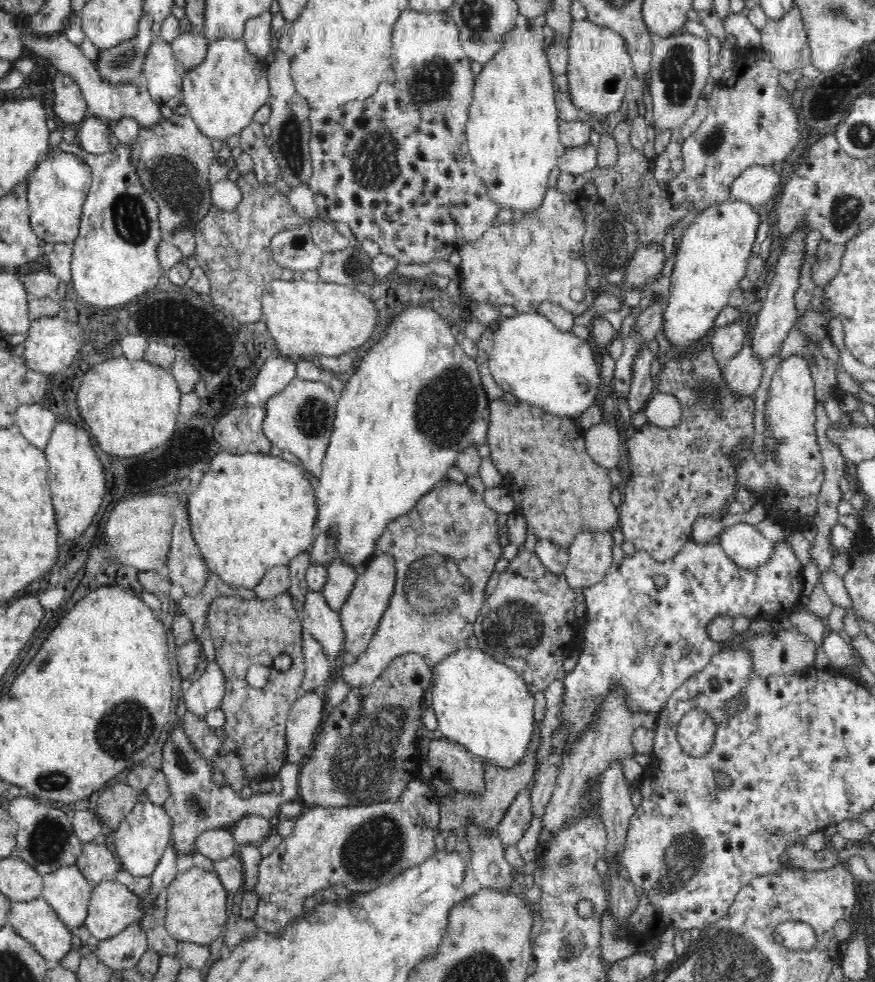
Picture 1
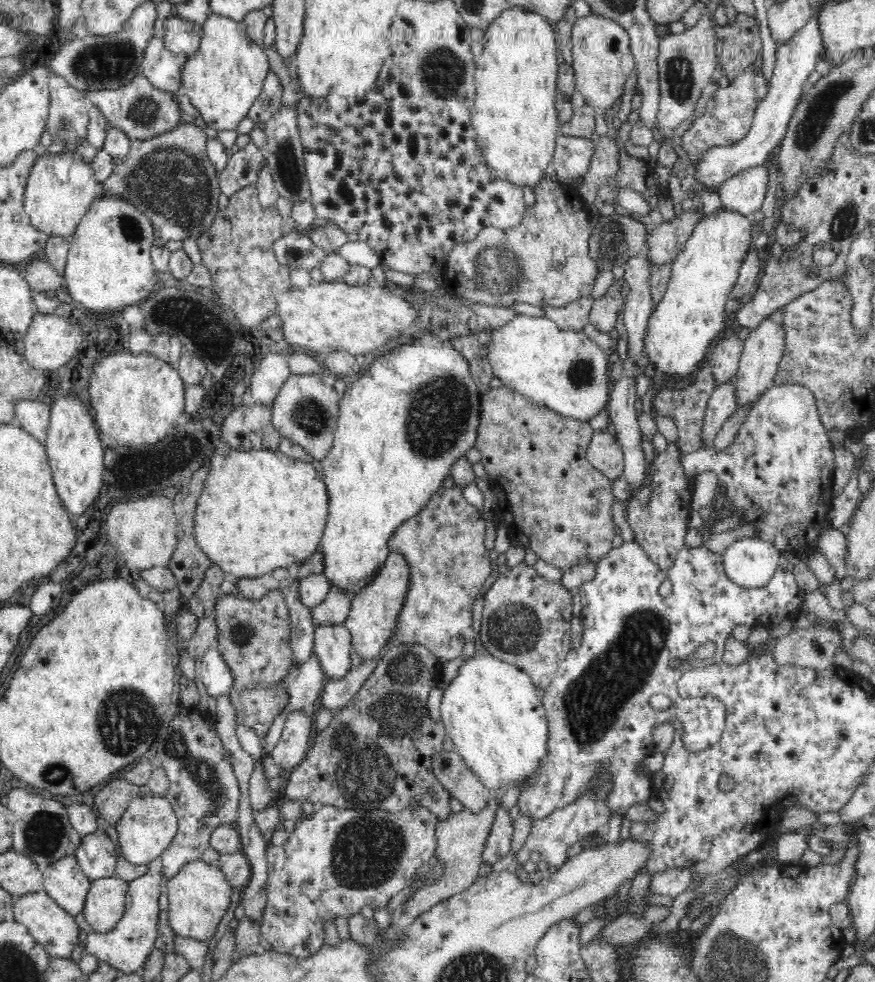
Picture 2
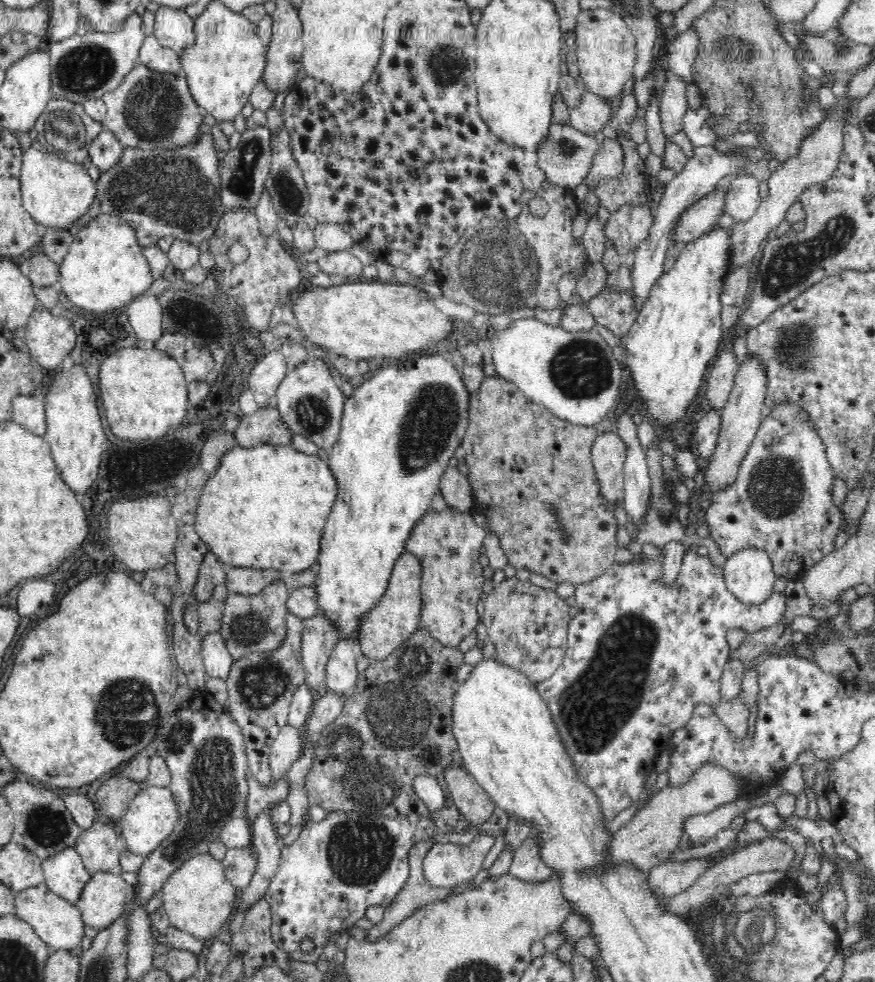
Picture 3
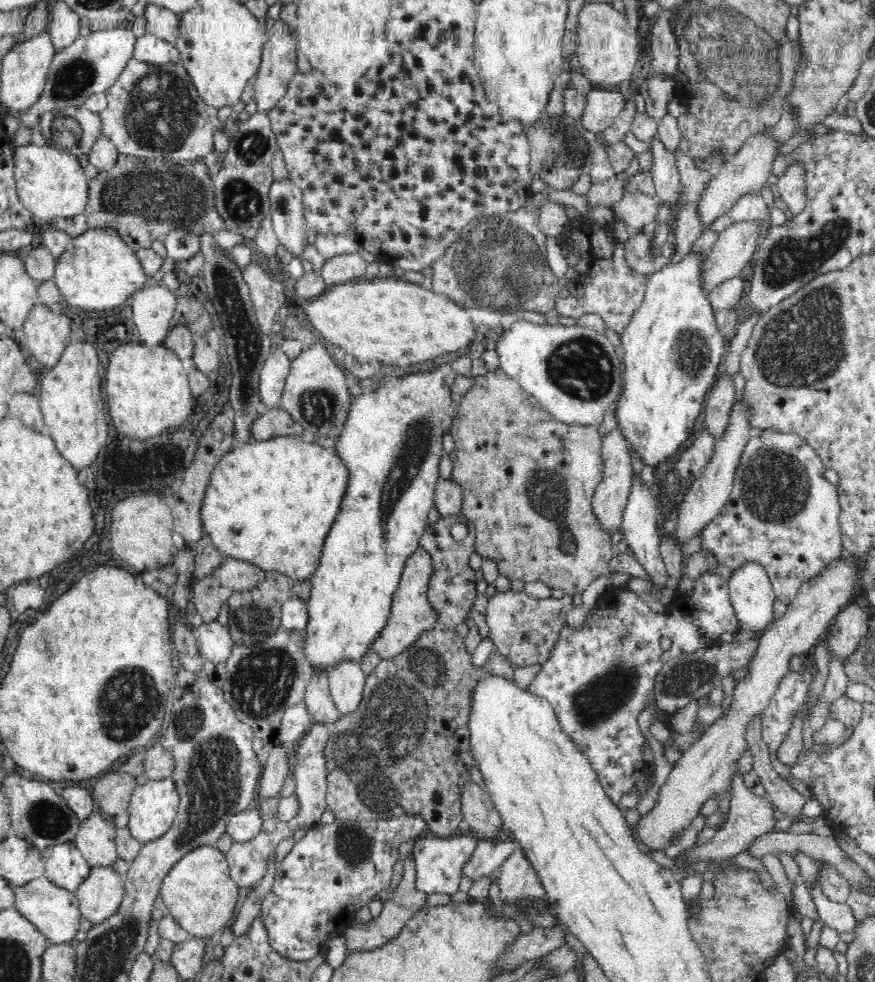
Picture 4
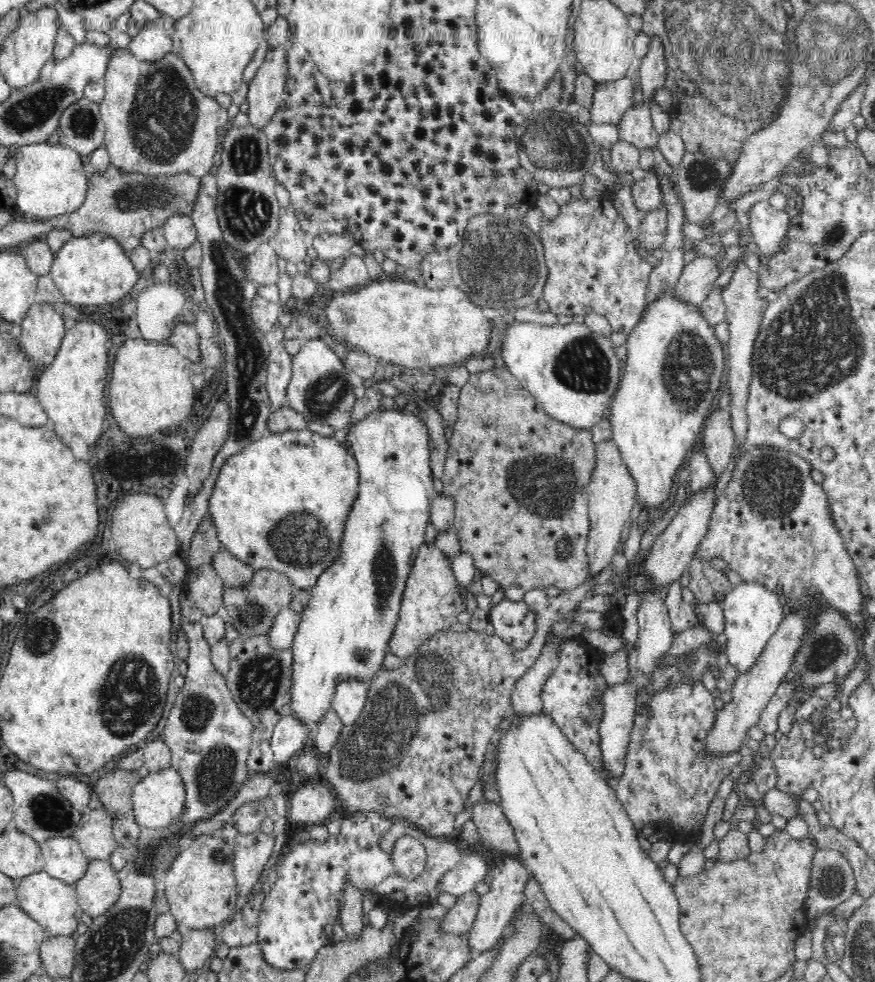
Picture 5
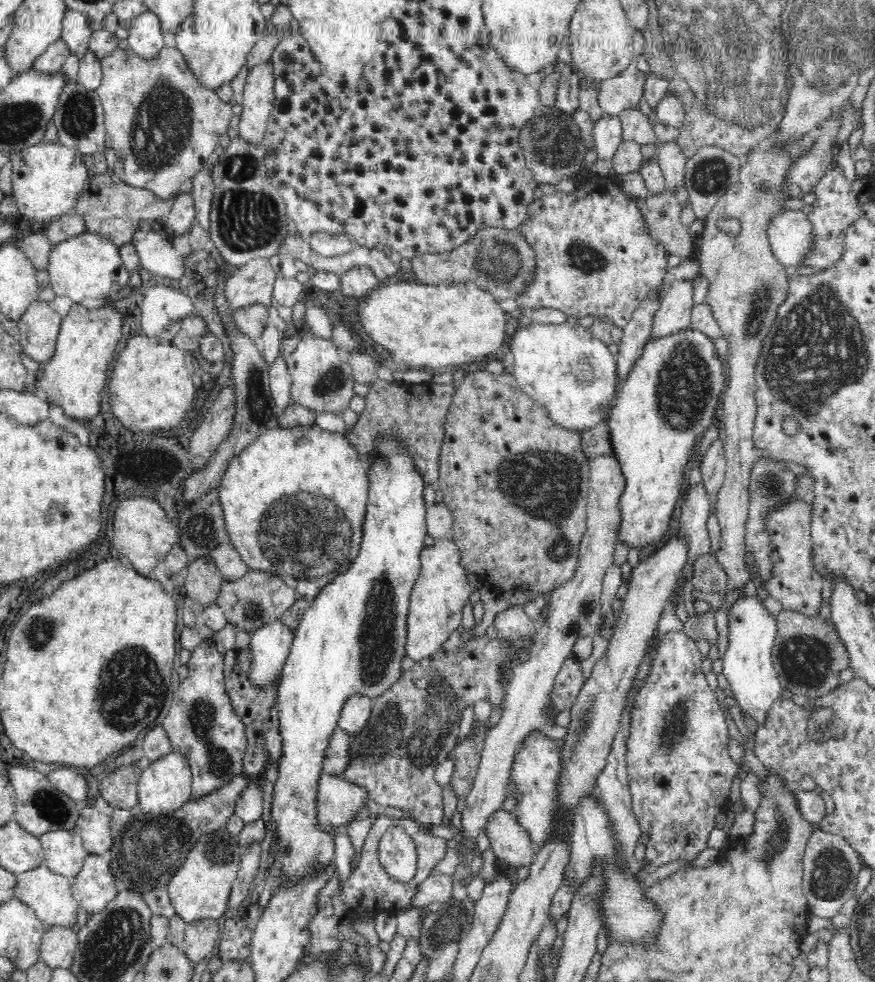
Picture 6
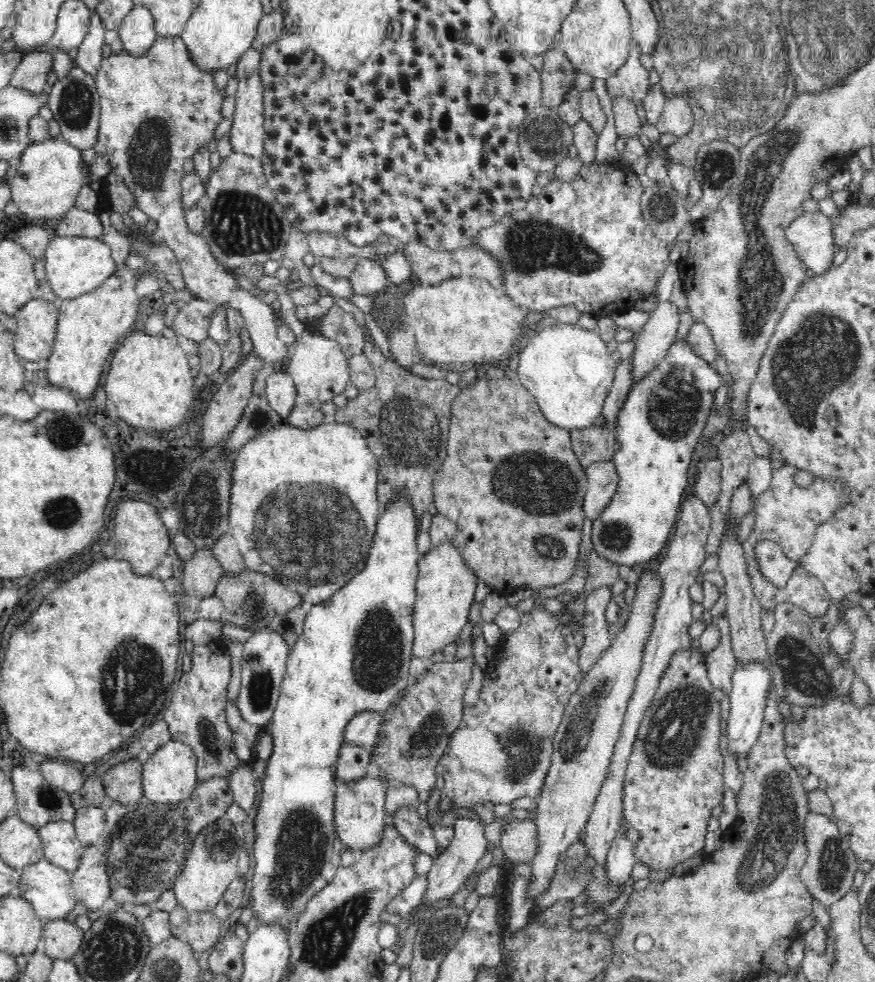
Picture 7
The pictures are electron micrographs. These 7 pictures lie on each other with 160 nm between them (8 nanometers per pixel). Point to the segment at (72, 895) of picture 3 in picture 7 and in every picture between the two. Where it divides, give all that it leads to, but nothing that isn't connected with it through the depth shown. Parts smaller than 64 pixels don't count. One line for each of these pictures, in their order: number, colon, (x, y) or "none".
4: (65, 866)
5: (62, 857)
6: (64, 853)
7: (61, 847)

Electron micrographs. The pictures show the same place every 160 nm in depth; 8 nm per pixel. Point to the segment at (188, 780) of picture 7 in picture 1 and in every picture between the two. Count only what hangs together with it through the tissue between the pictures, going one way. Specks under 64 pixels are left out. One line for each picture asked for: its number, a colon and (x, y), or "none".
1: (140, 839)
2: (148, 825)
3: (150, 817)
4: (153, 808)
5: (159, 798)
6: (165, 784)

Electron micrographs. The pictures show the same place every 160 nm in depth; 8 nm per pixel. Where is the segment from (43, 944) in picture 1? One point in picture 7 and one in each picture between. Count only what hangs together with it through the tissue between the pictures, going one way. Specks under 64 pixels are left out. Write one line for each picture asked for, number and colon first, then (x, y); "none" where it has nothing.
2: (54, 929)
3: (59, 924)
4: (55, 911)
5: (52, 903)
6: (50, 894)
7: (45, 886)

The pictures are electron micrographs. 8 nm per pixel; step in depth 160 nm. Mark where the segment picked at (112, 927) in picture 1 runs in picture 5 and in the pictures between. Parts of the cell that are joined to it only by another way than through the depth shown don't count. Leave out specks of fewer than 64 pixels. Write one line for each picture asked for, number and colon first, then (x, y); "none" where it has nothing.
2: (104, 906)
3: (102, 900)
4: (101, 892)
5: (100, 887)

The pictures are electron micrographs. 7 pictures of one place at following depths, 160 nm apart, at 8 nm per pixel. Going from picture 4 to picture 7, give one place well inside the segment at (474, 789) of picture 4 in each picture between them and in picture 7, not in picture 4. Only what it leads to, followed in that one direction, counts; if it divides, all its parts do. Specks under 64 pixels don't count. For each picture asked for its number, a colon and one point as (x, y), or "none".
5: (493, 828)
6: (510, 842)
7: (519, 840)

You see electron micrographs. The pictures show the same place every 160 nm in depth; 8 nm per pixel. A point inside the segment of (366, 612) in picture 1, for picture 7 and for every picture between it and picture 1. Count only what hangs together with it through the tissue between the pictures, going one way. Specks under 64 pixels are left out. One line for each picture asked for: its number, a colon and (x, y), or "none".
2: (374, 611)
3: (392, 620)
4: (411, 615)
5: (432, 599)
6: (441, 591)
7: (445, 587)

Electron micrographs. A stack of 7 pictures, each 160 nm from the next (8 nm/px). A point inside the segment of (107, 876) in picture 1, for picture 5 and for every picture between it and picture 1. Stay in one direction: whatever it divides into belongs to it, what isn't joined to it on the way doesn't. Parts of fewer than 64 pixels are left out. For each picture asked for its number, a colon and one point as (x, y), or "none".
2: (96, 855)
3: (98, 847)
4: (95, 838)
5: (95, 836)

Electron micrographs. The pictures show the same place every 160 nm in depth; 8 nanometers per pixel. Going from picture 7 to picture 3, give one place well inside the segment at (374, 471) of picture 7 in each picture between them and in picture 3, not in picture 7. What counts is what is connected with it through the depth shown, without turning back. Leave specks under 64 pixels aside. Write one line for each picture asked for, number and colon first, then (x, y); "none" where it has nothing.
3: (265, 507)
4: (271, 503)
5: (281, 503)
6: (269, 493)

